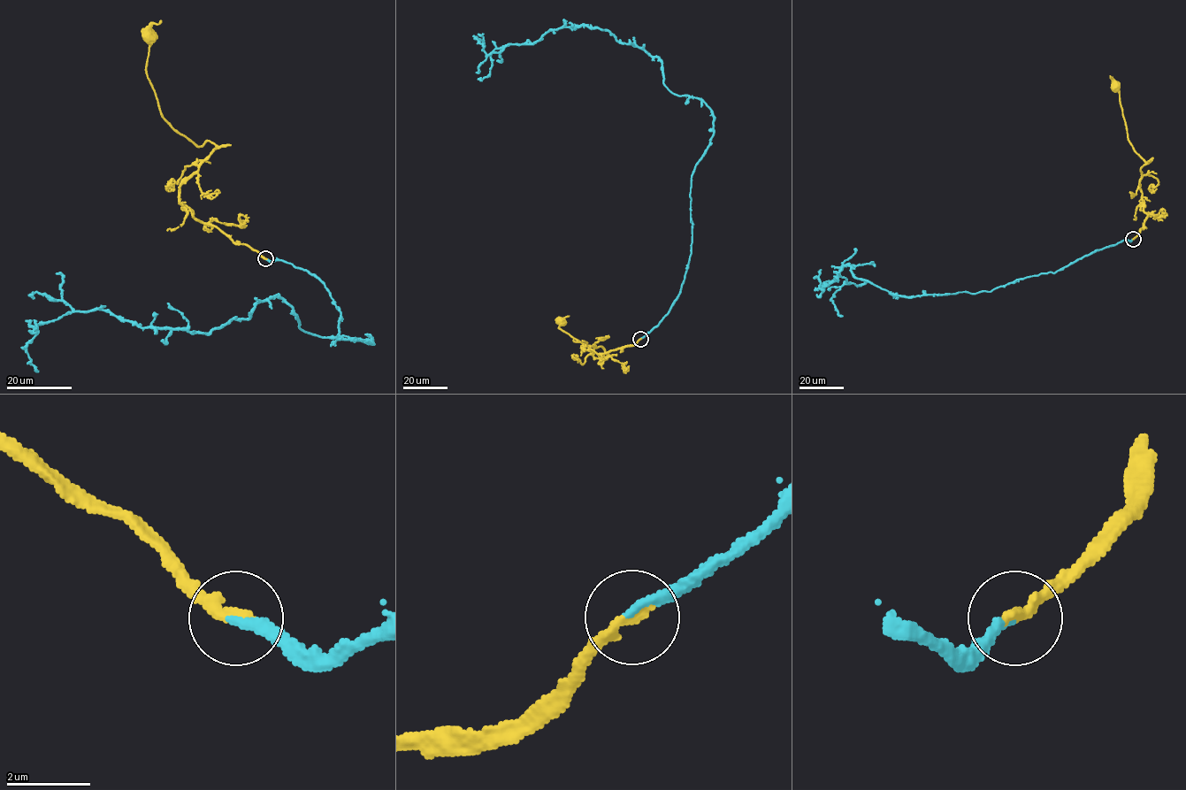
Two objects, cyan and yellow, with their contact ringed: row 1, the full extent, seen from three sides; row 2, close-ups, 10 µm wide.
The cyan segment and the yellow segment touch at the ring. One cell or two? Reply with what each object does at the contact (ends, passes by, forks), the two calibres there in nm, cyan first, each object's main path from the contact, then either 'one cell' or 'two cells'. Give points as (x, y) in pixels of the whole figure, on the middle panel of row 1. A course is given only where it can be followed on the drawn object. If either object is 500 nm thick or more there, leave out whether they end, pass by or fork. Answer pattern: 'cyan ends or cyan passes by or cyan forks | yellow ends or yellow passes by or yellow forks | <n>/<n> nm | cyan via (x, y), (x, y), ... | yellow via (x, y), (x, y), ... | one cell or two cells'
cyan ends | yellow ends | 240/320 nm | cyan via (639, 339), (684, 279), (713, 111), (673, 93), (657, 57), (597, 27), (486, 54), (477, 37), (484, 49) | yellow via (639, 339), (633, 345), (604, 353), (581, 347), (601, 347), (607, 354), (600, 357), (558, 327), (560, 321) | one cell

